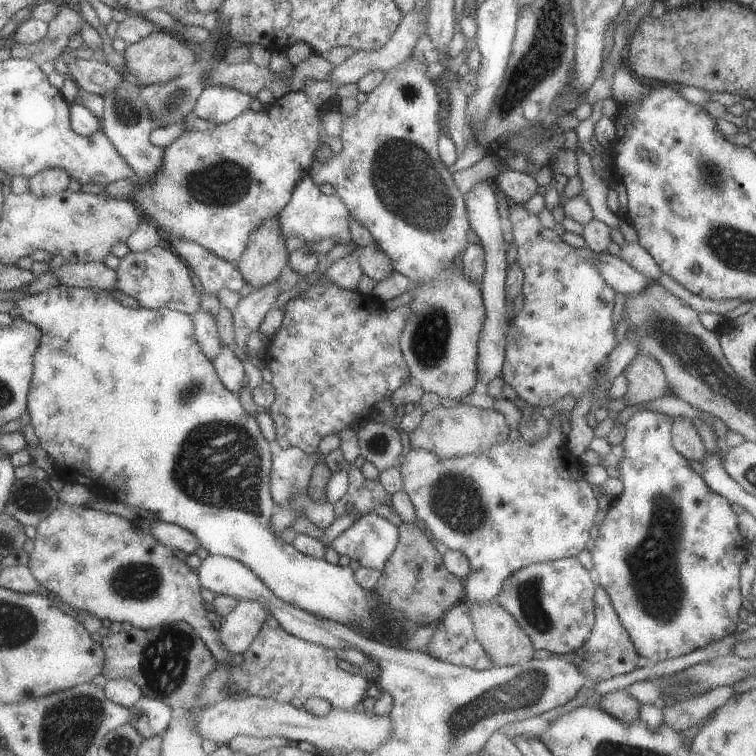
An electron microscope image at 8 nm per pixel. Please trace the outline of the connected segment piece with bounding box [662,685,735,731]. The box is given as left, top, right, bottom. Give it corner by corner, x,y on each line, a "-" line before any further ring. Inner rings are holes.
720,685
693,699
686,699
675,705
664,705
662,706
663,722
677,731
694,728
696,724
702,726
708,715
734,695
735,692
731,686

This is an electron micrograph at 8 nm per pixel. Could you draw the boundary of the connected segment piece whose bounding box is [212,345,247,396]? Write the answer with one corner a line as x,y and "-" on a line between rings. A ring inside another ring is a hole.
223,345
220,354
212,361
212,364
222,384
238,396
247,381
243,369
244,362
235,355
230,347

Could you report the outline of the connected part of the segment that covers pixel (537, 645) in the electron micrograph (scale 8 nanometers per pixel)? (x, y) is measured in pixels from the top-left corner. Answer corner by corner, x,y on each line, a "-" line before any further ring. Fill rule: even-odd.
564,557
553,561
534,563
513,572
504,581
496,601
528,635
536,651
548,651
552,655
568,656
587,642
595,623
594,591
596,581
593,571
587,570
577,557

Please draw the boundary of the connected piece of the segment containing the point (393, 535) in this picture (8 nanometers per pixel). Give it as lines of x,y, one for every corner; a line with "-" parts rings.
374,513
362,515
326,548
346,554
362,567
382,571
399,537
395,523

